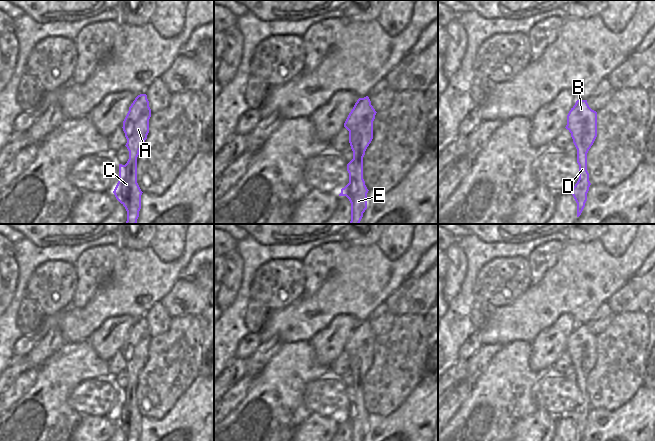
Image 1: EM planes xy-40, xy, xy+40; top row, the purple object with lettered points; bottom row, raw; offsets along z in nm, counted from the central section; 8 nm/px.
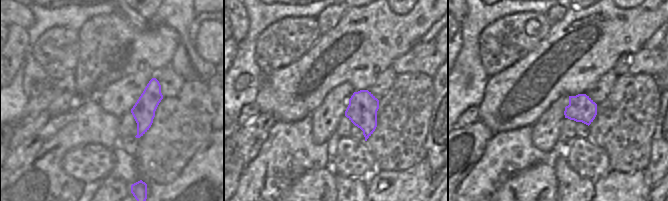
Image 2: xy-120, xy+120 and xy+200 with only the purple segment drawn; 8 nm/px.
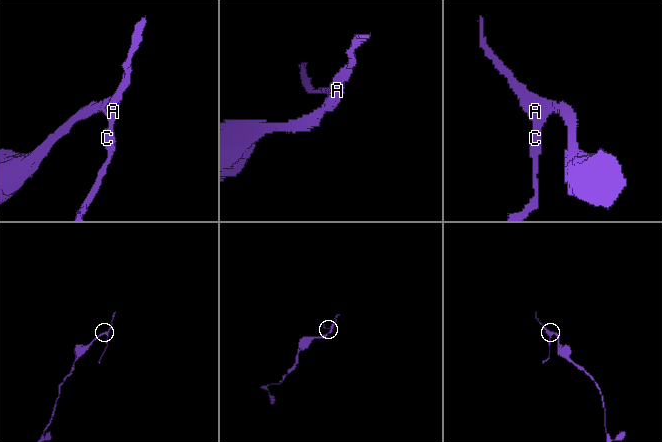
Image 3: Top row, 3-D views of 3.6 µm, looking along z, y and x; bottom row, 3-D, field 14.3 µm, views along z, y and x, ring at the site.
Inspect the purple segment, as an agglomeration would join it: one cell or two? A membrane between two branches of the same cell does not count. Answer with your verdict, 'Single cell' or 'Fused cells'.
Single cell.

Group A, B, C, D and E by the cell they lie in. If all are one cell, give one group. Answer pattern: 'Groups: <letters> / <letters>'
Groups: A B C D E.

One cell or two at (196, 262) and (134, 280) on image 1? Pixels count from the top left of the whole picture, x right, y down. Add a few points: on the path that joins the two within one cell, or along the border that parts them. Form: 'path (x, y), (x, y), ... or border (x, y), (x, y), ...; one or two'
border (195, 252), (180, 277); two

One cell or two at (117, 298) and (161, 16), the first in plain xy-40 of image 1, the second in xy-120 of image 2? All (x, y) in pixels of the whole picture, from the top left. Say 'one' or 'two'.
two

